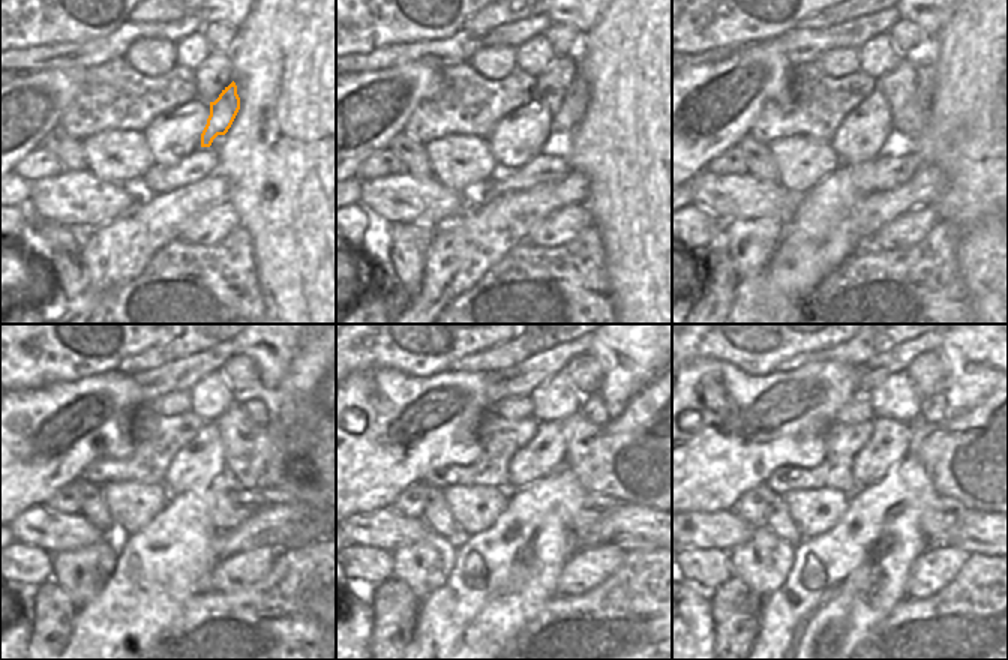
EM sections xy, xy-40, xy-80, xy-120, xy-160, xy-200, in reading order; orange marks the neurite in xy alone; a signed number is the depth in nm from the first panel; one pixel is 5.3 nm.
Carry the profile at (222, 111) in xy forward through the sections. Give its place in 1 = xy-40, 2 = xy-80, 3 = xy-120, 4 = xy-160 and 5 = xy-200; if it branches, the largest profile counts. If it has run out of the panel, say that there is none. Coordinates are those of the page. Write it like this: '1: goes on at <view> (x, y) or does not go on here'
1: goes on at xy-40 (576, 99)
2: goes on at xy-80 (926, 72)
3: goes on at xy-120 (254, 405)
4: goes on at xy-160 (593, 407)
5: goes on at xy-200 (932, 407)

